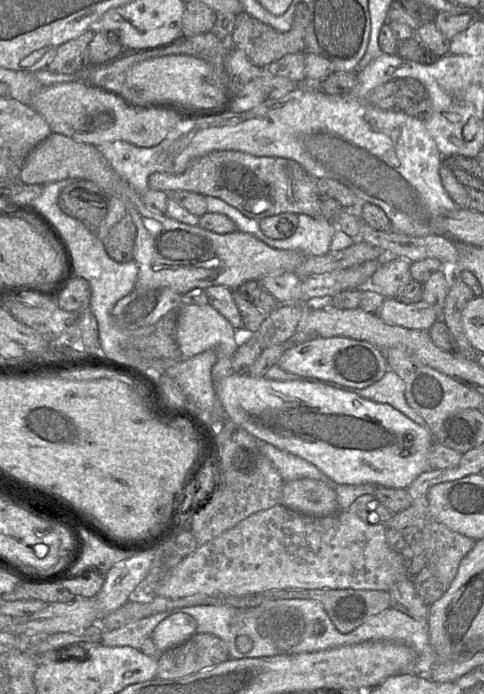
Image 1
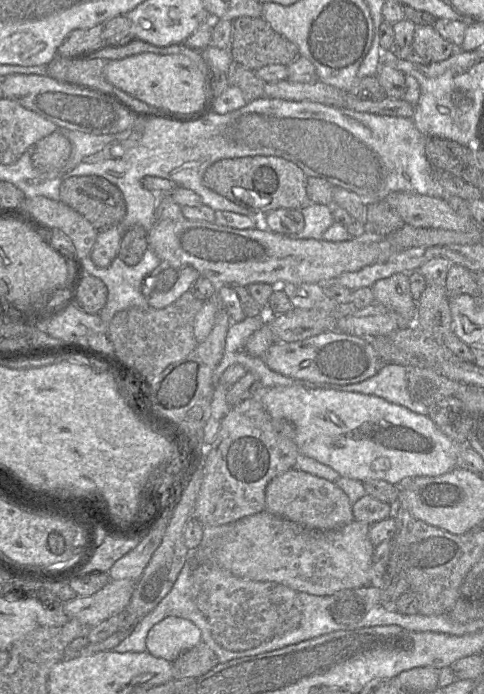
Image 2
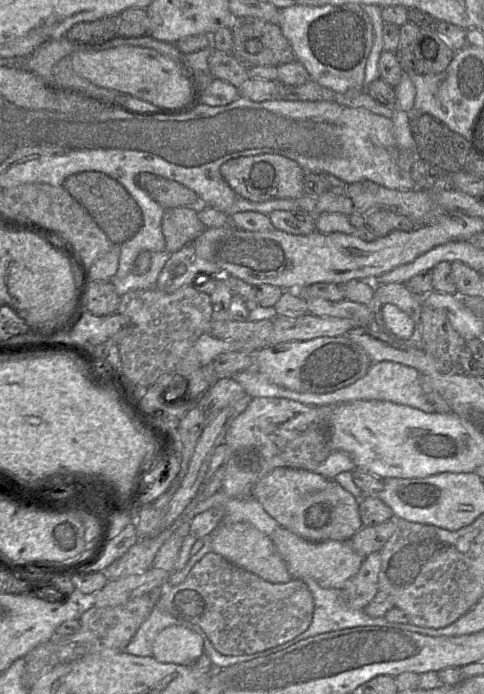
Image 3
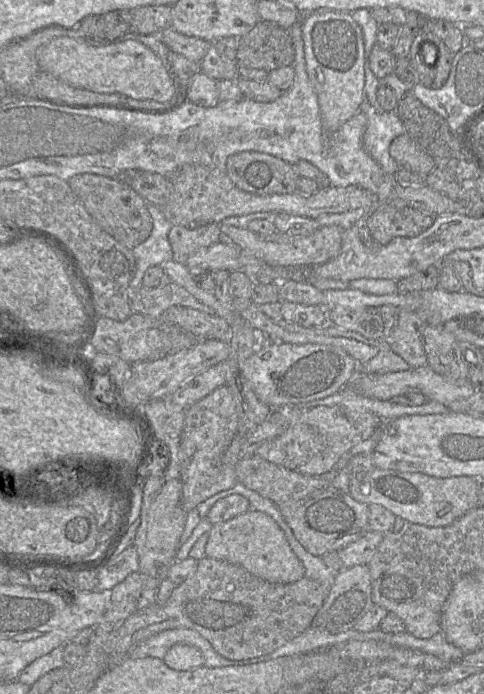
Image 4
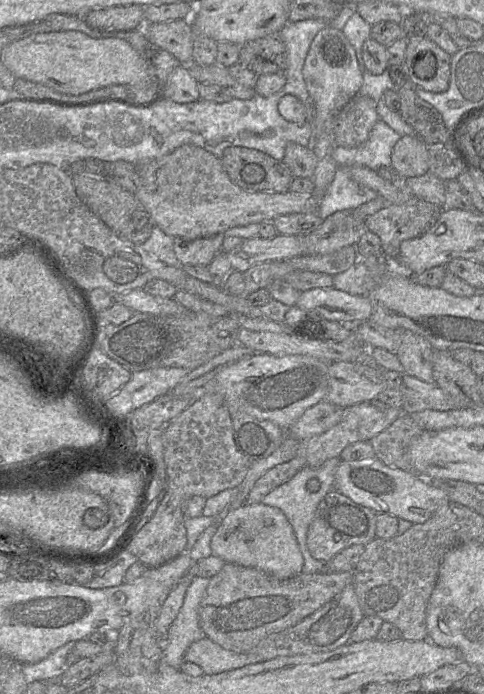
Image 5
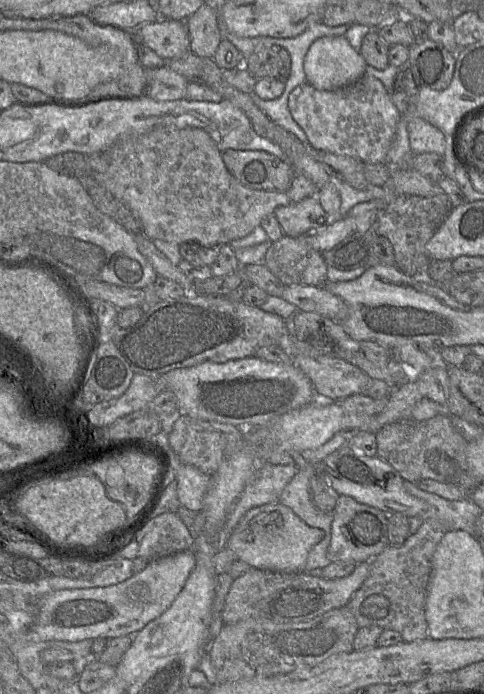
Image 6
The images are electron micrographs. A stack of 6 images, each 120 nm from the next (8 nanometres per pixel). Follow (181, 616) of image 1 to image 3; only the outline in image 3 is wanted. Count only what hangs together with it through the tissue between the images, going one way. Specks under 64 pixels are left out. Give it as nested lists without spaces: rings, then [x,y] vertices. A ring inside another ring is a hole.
[[[180,625],[161,630],[152,647],[152,657],[162,663],[192,665],[204,653],[202,637]]]

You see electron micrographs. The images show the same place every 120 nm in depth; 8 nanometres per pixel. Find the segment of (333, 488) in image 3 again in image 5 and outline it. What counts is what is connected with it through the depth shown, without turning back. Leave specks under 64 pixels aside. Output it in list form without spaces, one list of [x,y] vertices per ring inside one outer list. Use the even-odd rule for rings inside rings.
[[[333,489],[317,507],[307,532],[307,547],[317,560],[329,563],[340,551],[357,544],[368,544],[376,538],[377,513],[353,502]]]

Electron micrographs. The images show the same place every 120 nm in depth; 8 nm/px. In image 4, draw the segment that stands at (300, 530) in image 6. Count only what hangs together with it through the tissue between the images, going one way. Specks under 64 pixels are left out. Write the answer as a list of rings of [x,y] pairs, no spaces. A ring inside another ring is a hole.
[[[247,511],[213,525],[209,531],[206,557],[238,565],[270,583],[291,584],[305,577],[305,568],[293,552],[283,530],[268,514]]]

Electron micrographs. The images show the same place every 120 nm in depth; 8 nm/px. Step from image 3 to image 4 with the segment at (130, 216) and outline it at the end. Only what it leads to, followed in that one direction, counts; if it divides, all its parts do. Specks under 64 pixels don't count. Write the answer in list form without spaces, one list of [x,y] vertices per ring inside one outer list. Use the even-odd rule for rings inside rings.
[[[79,174],[67,182],[96,223],[126,248],[133,250],[150,237],[153,220],[146,201],[126,183],[95,174]]]

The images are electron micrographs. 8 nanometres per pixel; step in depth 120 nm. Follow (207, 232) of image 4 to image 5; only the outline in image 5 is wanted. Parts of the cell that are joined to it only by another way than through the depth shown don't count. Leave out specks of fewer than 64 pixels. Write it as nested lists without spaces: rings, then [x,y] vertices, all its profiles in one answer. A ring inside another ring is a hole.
[[[224,234],[195,240],[173,238],[174,252],[180,265],[208,267],[221,251]]]

